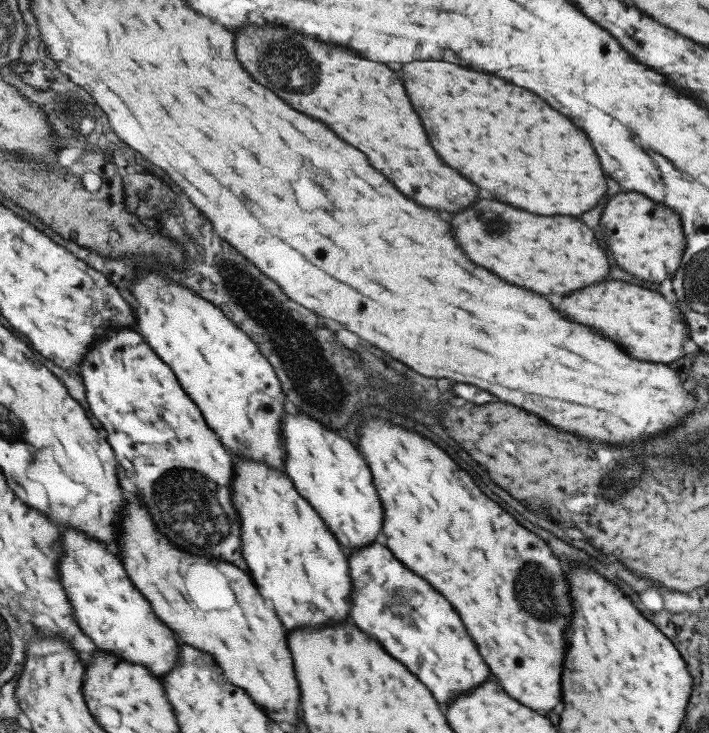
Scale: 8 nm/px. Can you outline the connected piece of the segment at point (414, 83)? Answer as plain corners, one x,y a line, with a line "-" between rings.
421,60
421,62
405,64
403,80
405,80
405,86
409,88
409,96
413,96
413,106
417,106
417,112
421,112
421,118
425,120
425,128
429,128
429,140
433,140
433,146
437,148
437,152
441,152
443,160
449,166
457,168
465,178
473,180
473,184
477,184
481,190
493,192
493,196
497,200
505,200
507,204
517,204
517,208
525,208
529,212
537,212
537,214
545,214
545,216
555,216
557,212
563,216
573,216
573,214
579,216
583,212
589,212
589,208
595,208
597,202
601,200
601,194
607,192
607,180
605,180
605,176
601,178
601,160
599,160
591,140
587,138
587,134
581,128
575,128
575,124
565,114
551,108
535,92
531,92
527,88
519,88
515,84
509,84
505,78
499,78
499,76
493,76
493,82
489,82
491,76
485,72
467,70
459,64
449,64
449,62
439,62
439,60

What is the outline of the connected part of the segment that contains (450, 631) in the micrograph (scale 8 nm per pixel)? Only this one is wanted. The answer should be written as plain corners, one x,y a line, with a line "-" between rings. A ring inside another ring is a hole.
375,541
359,550
351,550
349,564
353,568
353,620
371,636
381,638
381,644
385,644
397,660
409,664
409,668
433,688
441,704
447,704
461,690
471,690
493,679
492,669
479,654
477,644
451,602
397,560
385,544
-
395,606
405,606
405,612
395,610

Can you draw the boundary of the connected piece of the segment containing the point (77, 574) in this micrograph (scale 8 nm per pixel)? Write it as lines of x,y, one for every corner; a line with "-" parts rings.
61,527
60,576
73,604
77,624
90,640
101,649
117,652
127,660
145,664
163,676
173,670
179,656
174,631
155,611
151,601
133,584
121,557
111,553
99,539
73,527

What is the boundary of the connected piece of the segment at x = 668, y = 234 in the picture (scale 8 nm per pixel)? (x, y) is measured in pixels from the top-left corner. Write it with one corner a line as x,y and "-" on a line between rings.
637,192
617,194
607,204
601,222
607,226
607,244
621,268
649,282
673,278
684,254
685,234
680,217
671,208

